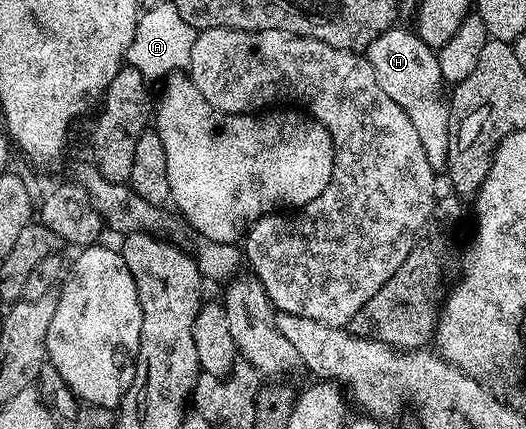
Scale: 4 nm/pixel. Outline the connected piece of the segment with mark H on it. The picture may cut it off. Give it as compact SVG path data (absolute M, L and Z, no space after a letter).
M393 25L383 31L366 48L366 58L374 69L374 77L378 77L378 85L382 85L382 90L397 105L402 105L406 117L410 117L418 138L422 141L422 149L426 149L426 161L430 161L433 171L440 173L448 166L452 117L442 69L438 69L438 54L433 47L416 36L415 30L408 28L407 31L400 26Z

